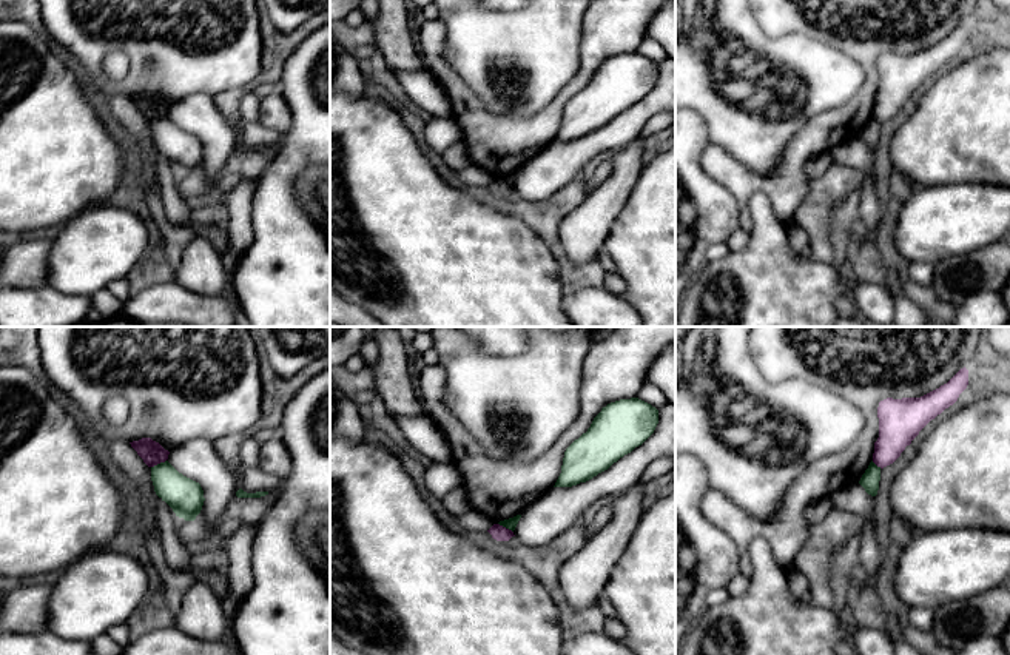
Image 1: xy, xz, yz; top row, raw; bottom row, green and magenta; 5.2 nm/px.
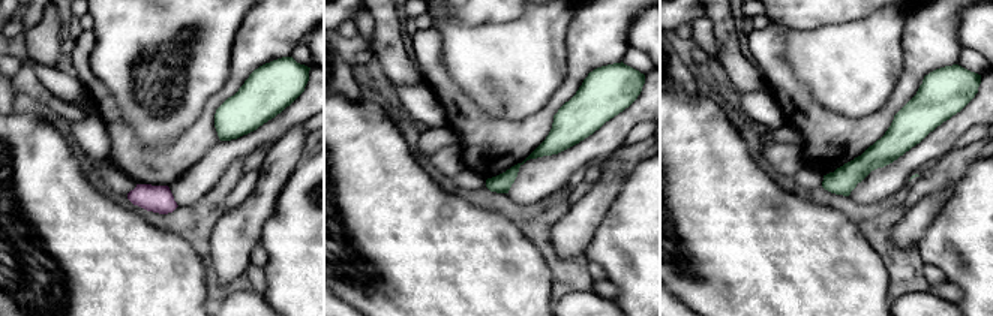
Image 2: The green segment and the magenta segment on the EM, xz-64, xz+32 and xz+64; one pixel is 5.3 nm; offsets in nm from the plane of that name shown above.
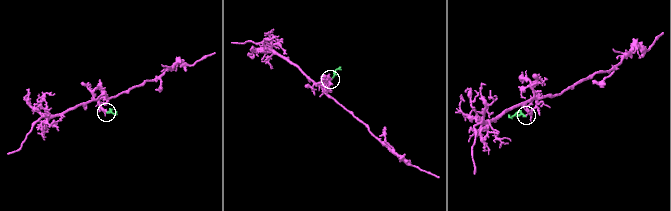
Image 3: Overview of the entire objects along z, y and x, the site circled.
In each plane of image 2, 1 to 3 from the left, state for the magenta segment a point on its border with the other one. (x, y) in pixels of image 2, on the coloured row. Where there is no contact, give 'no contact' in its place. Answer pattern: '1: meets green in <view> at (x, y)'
1: no contact
2: no contact
3: no contact

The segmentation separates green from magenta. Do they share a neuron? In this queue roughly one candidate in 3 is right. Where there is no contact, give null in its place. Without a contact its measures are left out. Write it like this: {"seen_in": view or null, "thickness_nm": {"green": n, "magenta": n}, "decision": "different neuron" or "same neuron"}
{"seen_in": "xy", "thickness_nm": {"green": 190, "magenta": 120}, "decision": "different neuron"}

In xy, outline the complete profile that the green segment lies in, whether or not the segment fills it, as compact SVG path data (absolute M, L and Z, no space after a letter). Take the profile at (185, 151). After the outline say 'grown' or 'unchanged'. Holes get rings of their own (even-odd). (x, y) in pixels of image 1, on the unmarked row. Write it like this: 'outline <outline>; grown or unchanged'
outline M168 116L151 122L156 149L165 156L176 171L194 176L204 160L204 145L199 137L179 128Z; unchanged

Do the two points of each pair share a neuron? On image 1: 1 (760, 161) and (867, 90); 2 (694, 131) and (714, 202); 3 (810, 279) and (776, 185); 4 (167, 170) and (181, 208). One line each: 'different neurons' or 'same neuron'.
1: different neurons
2: same neuron
3: different neurons
4: same neuron

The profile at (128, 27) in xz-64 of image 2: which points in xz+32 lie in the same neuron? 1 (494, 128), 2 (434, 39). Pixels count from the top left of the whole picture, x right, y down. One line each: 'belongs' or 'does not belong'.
1: does not belong
2: does not belong

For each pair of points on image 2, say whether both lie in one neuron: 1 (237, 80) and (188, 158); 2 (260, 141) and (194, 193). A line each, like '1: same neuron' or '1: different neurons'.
1: same neuron
2: same neuron

